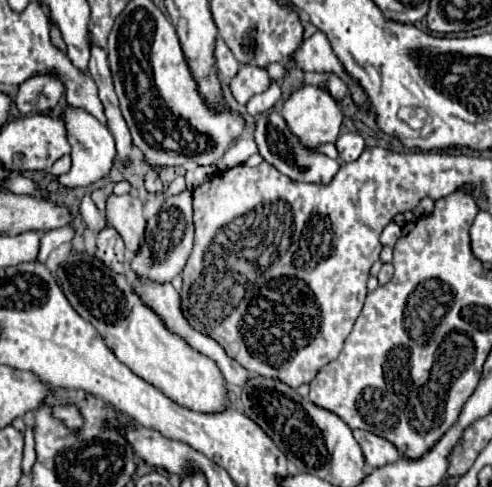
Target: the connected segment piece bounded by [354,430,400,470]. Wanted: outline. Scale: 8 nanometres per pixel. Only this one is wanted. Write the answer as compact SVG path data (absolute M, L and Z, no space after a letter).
M354 430L354 438L362 448L365 468L368 470L380 468L380 464L390 464L392 460L400 458L400 452L396 450L396 446L382 436L376 436L366 430Z

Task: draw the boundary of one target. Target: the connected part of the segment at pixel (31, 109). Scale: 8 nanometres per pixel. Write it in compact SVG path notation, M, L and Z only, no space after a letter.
M34 76L26 80L16 94L20 114L38 114L54 108L64 94L64 86L56 76Z

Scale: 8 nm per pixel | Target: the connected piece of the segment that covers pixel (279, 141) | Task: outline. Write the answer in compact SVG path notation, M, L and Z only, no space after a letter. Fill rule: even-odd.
M278 112L256 118L254 140L256 140L264 160L270 162L272 166L276 166L282 174L286 174L292 180L312 182L312 184L328 184L336 176L336 172L340 168L338 160L332 160L332 158L328 158L324 154L314 154L308 146L302 146L300 140L296 136L292 136L292 132L288 130L284 118Z

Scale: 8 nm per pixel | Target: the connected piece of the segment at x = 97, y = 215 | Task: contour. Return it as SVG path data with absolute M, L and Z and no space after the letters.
M84 196L84 198L82 198L80 214L82 214L84 224L88 226L88 230L92 230L94 234L96 234L96 232L100 232L100 230L104 230L104 228L108 226L106 216L96 208L96 204L92 202L92 198L90 198L90 196Z

